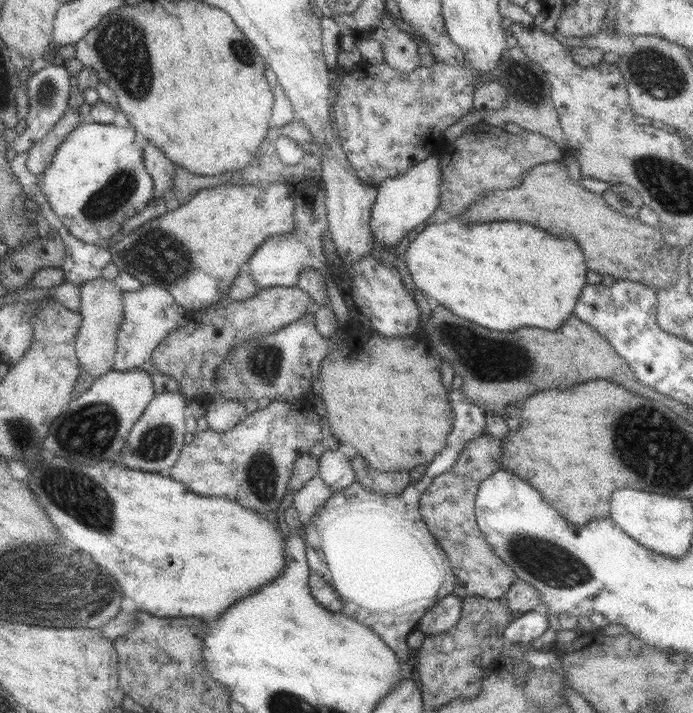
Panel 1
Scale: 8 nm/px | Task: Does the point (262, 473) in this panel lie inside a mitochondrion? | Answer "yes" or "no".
yes

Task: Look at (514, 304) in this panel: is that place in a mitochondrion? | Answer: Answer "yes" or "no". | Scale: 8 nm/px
no

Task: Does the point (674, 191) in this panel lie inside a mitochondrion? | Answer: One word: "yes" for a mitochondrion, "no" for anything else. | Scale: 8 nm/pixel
yes

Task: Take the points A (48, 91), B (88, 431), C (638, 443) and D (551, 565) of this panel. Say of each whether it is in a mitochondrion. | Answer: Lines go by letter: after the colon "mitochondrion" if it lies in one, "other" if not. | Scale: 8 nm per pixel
A: mitochondrion
B: mitochondrion
C: mitochondrion
D: mitochondrion

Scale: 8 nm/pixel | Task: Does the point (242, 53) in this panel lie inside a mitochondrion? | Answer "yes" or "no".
yes

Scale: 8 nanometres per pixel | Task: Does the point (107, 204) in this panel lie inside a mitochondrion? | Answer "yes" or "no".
yes

